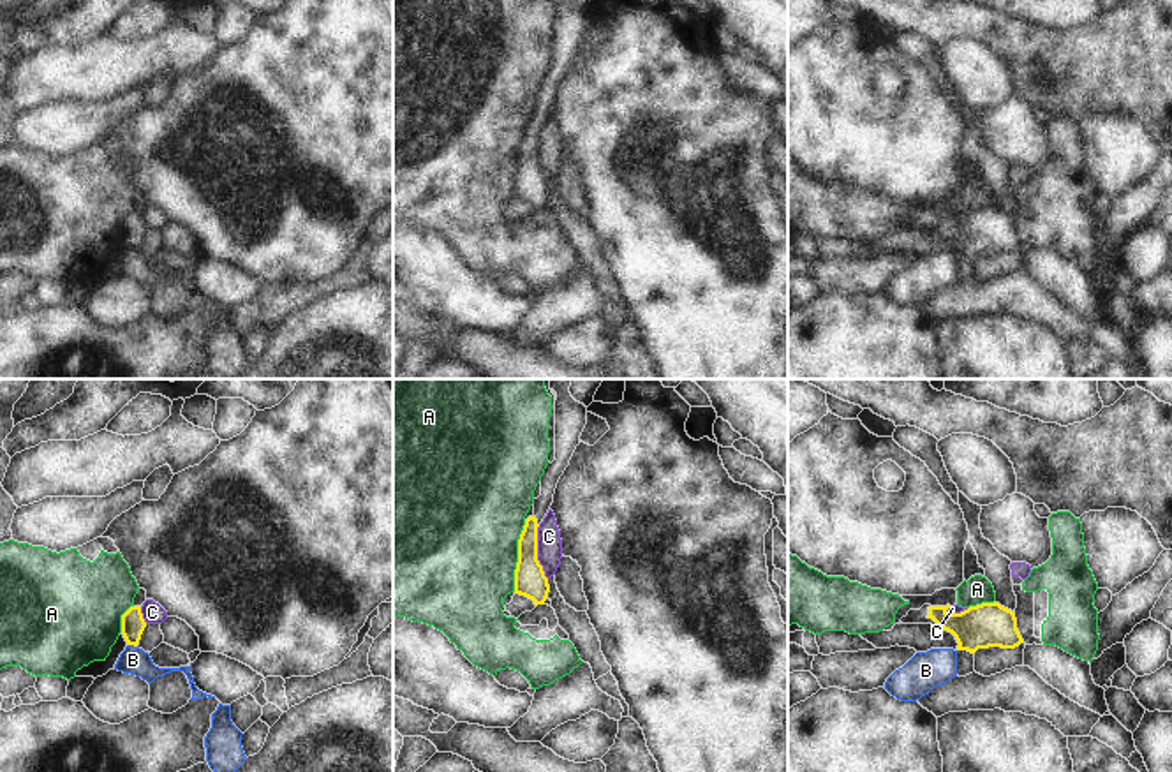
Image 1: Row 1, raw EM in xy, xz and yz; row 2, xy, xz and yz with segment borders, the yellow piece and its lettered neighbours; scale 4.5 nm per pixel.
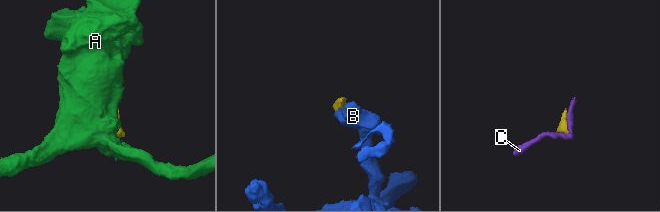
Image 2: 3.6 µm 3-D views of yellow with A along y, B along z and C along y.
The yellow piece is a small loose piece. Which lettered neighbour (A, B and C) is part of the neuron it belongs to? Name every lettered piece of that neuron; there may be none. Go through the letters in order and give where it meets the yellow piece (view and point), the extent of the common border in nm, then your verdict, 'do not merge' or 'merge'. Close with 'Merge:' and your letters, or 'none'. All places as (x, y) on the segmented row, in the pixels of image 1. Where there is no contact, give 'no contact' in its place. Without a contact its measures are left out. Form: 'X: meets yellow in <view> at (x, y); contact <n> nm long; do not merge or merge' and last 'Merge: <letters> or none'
A: meets yellow in xz at (519, 556); contact 340 nm long; do not merge
B: meets yellow in xy at (133, 644); contact 60 nm long; do not merge
C: meets yellow in xz at (536, 552); contact 260 nm long; do not merge
Merge: none

